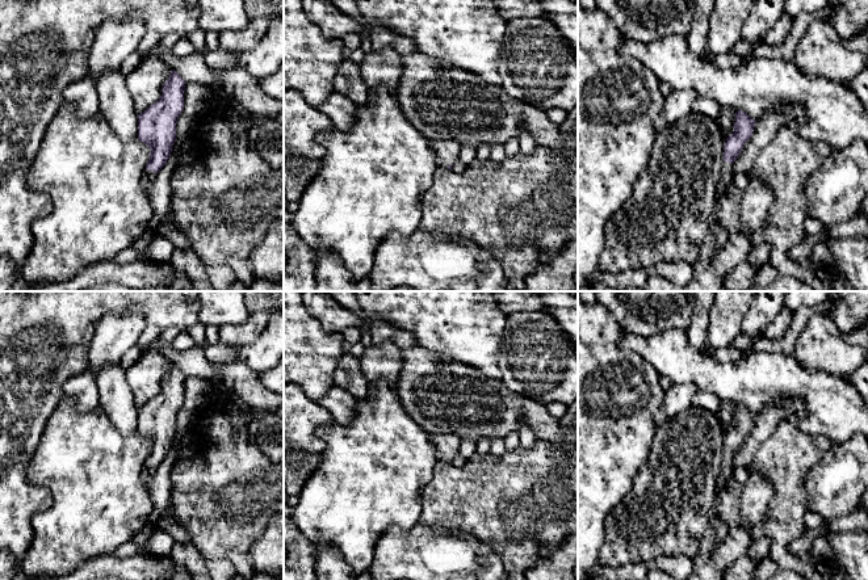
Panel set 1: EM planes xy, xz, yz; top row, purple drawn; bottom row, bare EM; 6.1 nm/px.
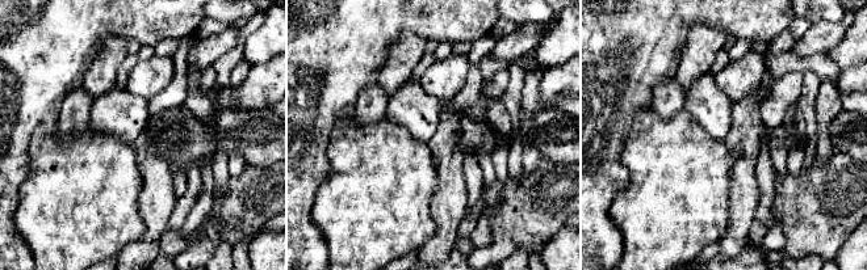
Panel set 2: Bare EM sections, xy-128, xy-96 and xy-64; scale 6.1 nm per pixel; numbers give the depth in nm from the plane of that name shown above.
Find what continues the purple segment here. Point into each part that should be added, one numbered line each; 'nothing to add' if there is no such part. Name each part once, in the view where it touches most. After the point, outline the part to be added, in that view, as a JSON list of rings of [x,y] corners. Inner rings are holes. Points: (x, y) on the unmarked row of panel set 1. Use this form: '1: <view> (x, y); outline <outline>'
1: xy (149, 470); outline [[[146,465],[144,468],[143,468],[143,476],[144,476],[144,480],[150,480],[154,474],[156,471],[156,467],[155,466],[151,466],[151,465]]]

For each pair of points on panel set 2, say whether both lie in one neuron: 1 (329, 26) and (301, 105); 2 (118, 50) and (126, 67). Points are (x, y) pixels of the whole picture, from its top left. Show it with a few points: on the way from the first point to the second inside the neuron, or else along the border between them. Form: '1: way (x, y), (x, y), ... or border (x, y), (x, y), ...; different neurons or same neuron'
1: way (309, 46), (302, 53), (301, 85); same neuron
2: border (128, 55), (117, 70), (114, 85); different neurons

